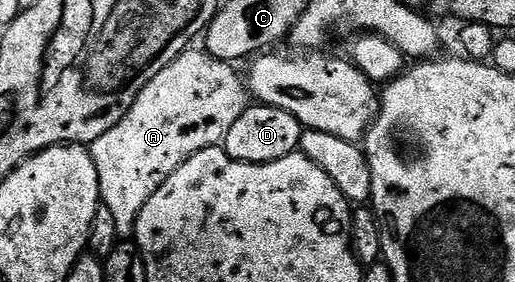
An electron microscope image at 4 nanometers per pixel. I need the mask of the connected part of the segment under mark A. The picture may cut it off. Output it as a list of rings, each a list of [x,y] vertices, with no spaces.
[[[185,50],[170,66],[154,74],[127,114],[90,146],[98,170],[100,203],[114,217],[117,237],[131,237],[136,230],[136,215],[146,206],[150,194],[186,158],[217,147],[250,106],[249,89],[229,61],[215,60],[204,50],[192,51]]]

